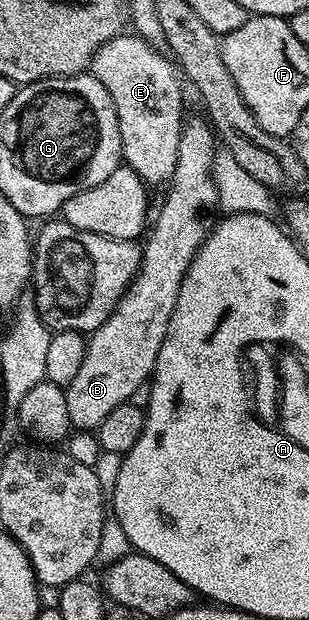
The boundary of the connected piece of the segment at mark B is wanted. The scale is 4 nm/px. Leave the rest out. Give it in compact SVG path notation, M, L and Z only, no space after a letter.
M194 118L185 121L180 134L180 150L176 160L176 170L168 184L170 193L167 194L166 201L163 202L162 209L158 212L158 217L155 220L153 217L152 227L145 237L146 244L141 245L142 261L138 272L134 275L134 280L129 288L126 289L125 296L118 301L109 318L89 337L82 365L70 384L65 385L67 418L71 429L98 429L100 422L104 422L104 418L108 418L108 414L112 414L112 410L116 410L116 406L135 399L134 395L137 394L138 387L141 384L143 387L154 371L154 363L160 354L160 346L166 337L168 322L172 318L172 310L176 306L176 298L180 294L182 279L186 276L192 258L198 253L198 248L206 241L208 235L206 215L213 208L219 207L218 191L212 175L216 155L216 133L211 127L209 119L202 120Z

